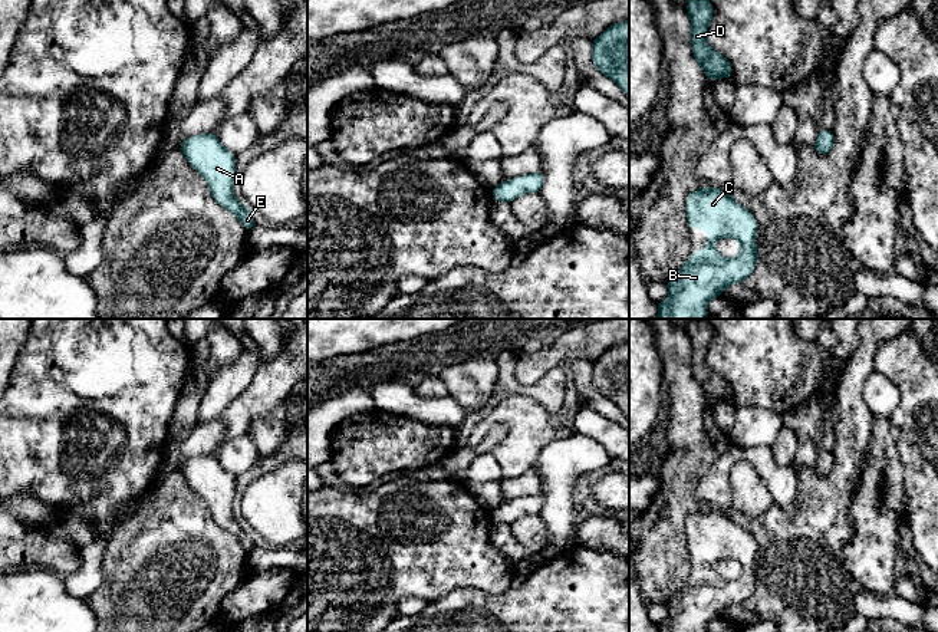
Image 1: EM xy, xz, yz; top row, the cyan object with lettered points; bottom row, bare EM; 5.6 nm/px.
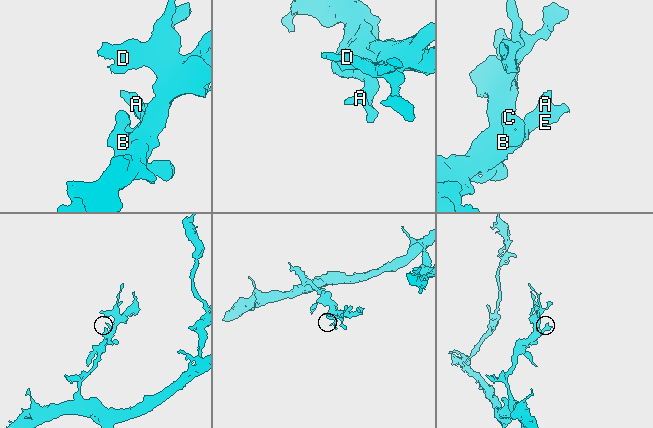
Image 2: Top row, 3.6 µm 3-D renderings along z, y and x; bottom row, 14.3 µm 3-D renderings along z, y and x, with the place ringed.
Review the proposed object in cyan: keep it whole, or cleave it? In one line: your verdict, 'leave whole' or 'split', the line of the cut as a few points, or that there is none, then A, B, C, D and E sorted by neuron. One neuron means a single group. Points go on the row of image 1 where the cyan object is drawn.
leave whole; cut none; groups A B C D E

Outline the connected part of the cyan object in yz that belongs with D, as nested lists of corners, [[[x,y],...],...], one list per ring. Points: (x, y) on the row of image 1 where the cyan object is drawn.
[[[688,0],[687,11],[691,17],[692,55],[704,73],[712,82],[721,78],[733,78],[730,62],[721,53],[711,49],[705,40],[708,26],[714,16],[714,9],[710,0]]]

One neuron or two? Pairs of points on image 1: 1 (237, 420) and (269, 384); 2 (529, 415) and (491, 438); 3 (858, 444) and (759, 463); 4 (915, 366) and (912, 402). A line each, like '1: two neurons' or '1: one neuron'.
1: one neuron
2: two neurons
3: two neurons
4: one neuron

